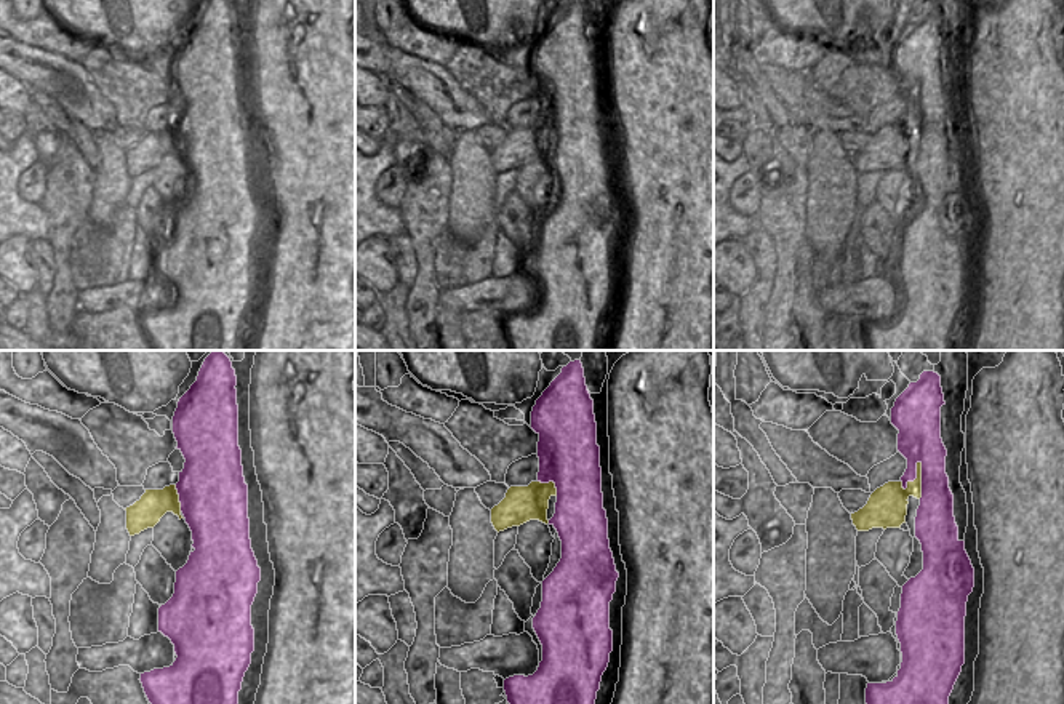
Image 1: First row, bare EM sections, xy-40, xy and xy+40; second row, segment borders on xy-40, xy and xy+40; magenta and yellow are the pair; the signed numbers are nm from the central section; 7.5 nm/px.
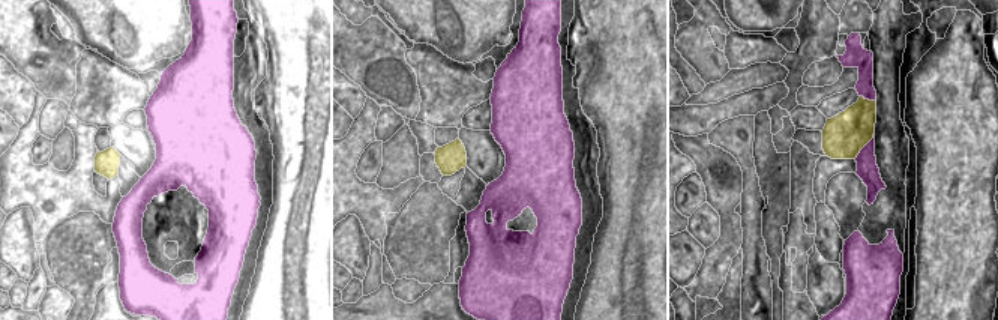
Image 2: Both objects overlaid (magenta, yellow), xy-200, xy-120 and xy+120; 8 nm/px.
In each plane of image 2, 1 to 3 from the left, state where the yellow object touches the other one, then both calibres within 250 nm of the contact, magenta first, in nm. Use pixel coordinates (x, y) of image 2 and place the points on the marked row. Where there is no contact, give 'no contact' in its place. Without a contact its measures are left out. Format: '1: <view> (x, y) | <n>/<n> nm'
1: no contact
2: no contact
3: xy+120 (865, 146) | 170/360 nm

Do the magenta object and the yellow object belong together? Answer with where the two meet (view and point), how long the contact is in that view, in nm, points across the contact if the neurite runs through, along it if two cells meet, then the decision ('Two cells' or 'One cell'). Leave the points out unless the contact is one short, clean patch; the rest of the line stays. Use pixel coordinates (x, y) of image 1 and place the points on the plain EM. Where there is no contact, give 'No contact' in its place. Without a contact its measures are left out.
Touches magenta at xy+40 (922, 122). Shared border 280 nm. Two cells

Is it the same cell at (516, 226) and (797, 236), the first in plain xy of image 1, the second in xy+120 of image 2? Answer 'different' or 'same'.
different

